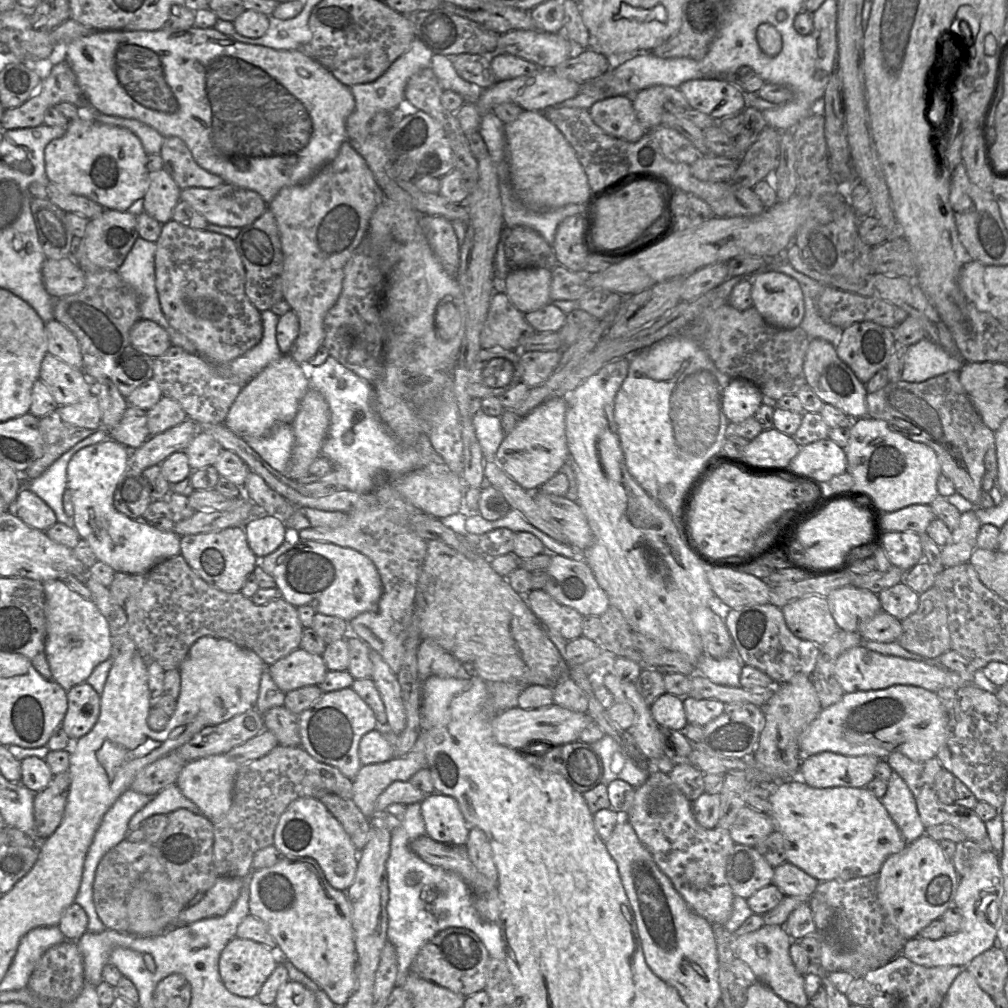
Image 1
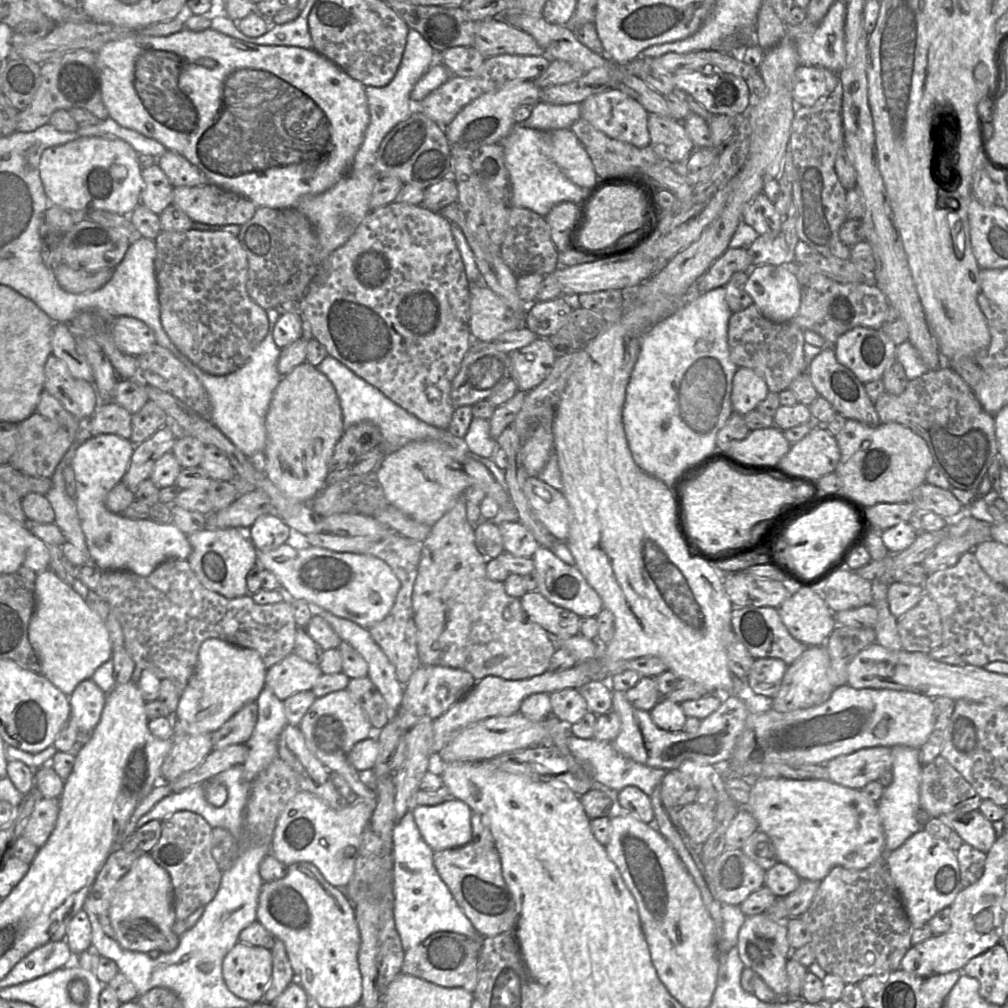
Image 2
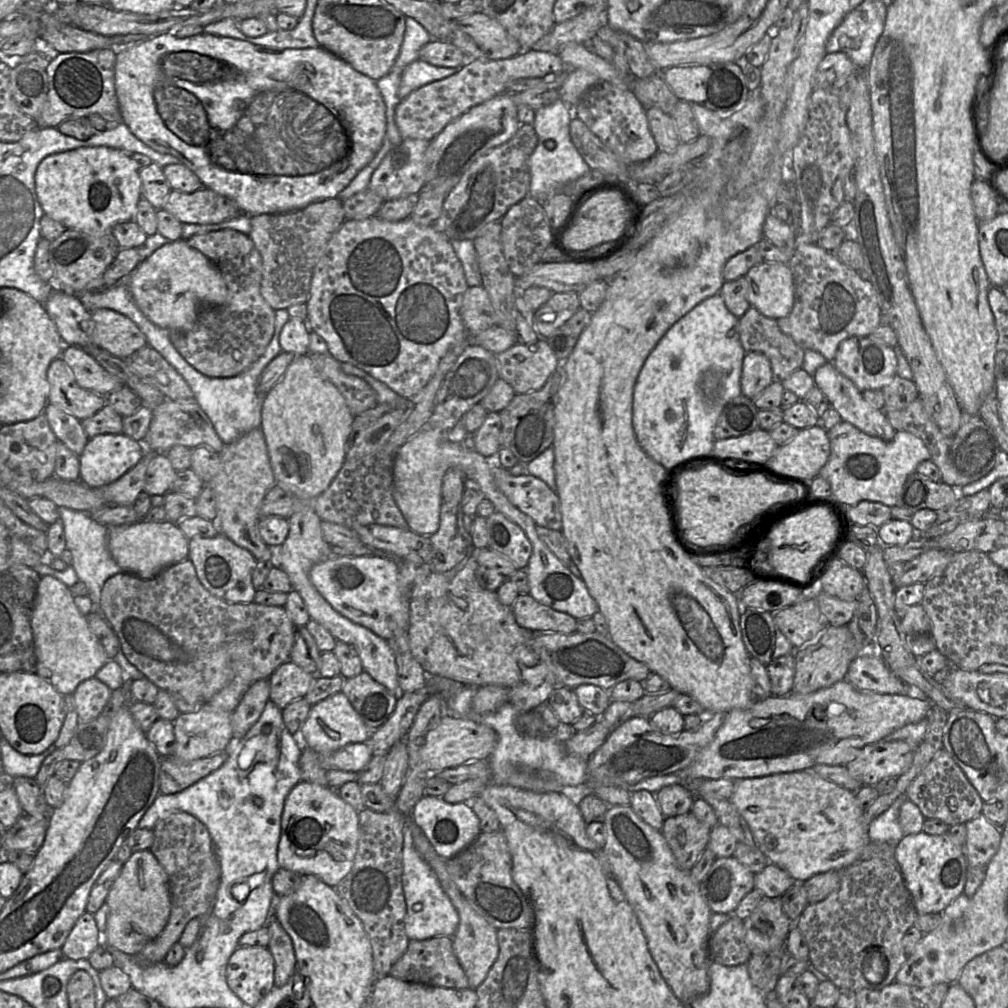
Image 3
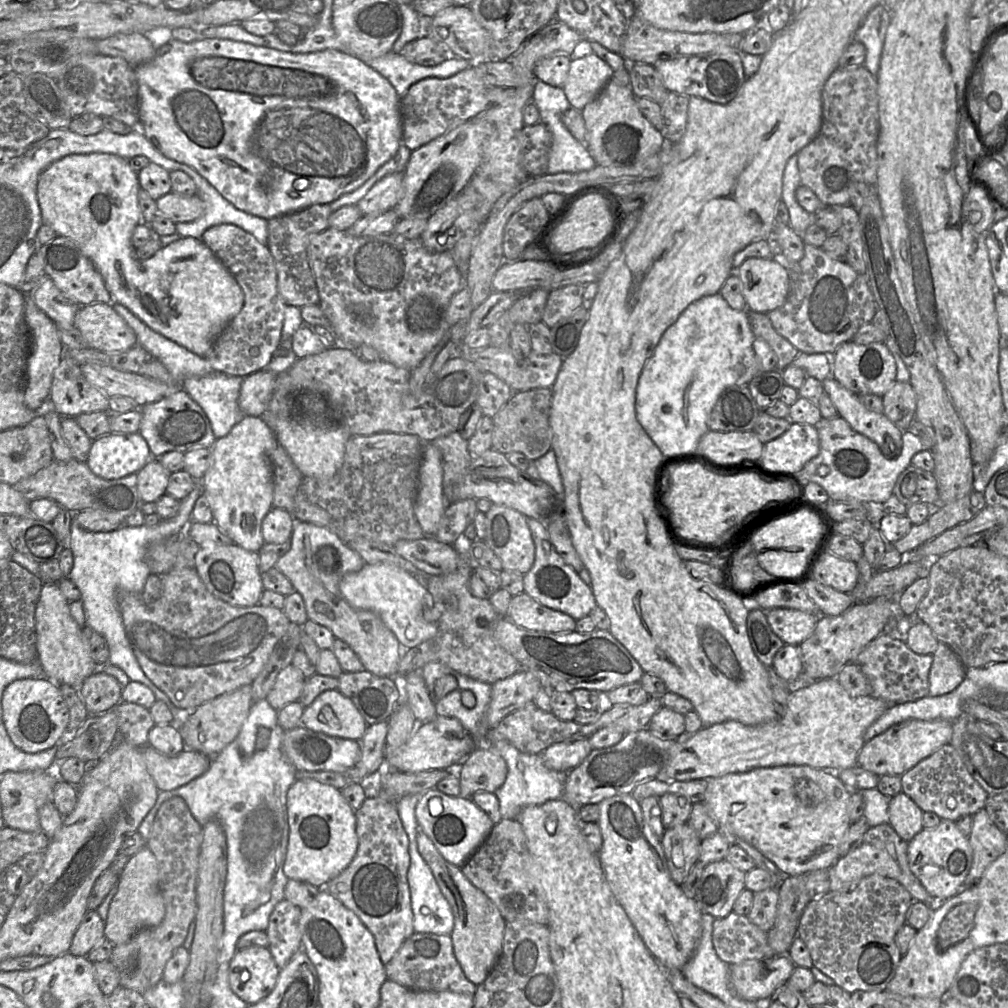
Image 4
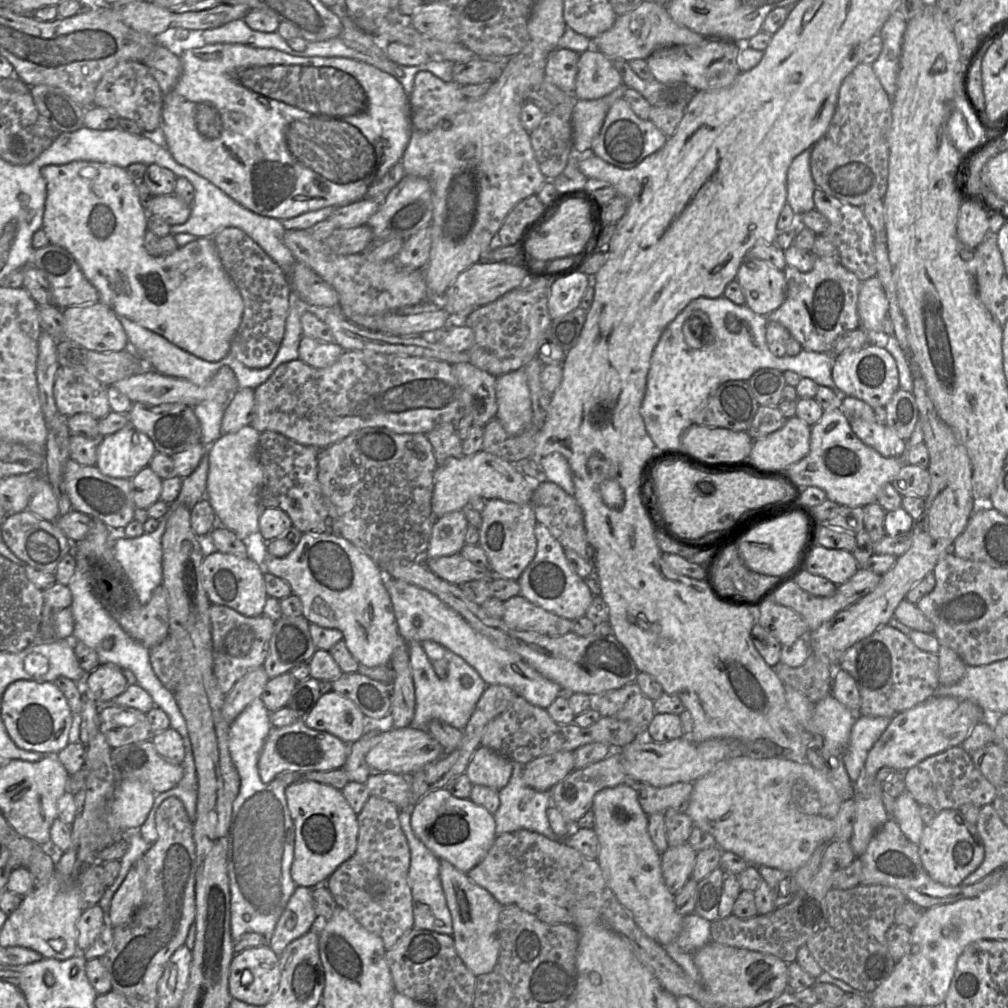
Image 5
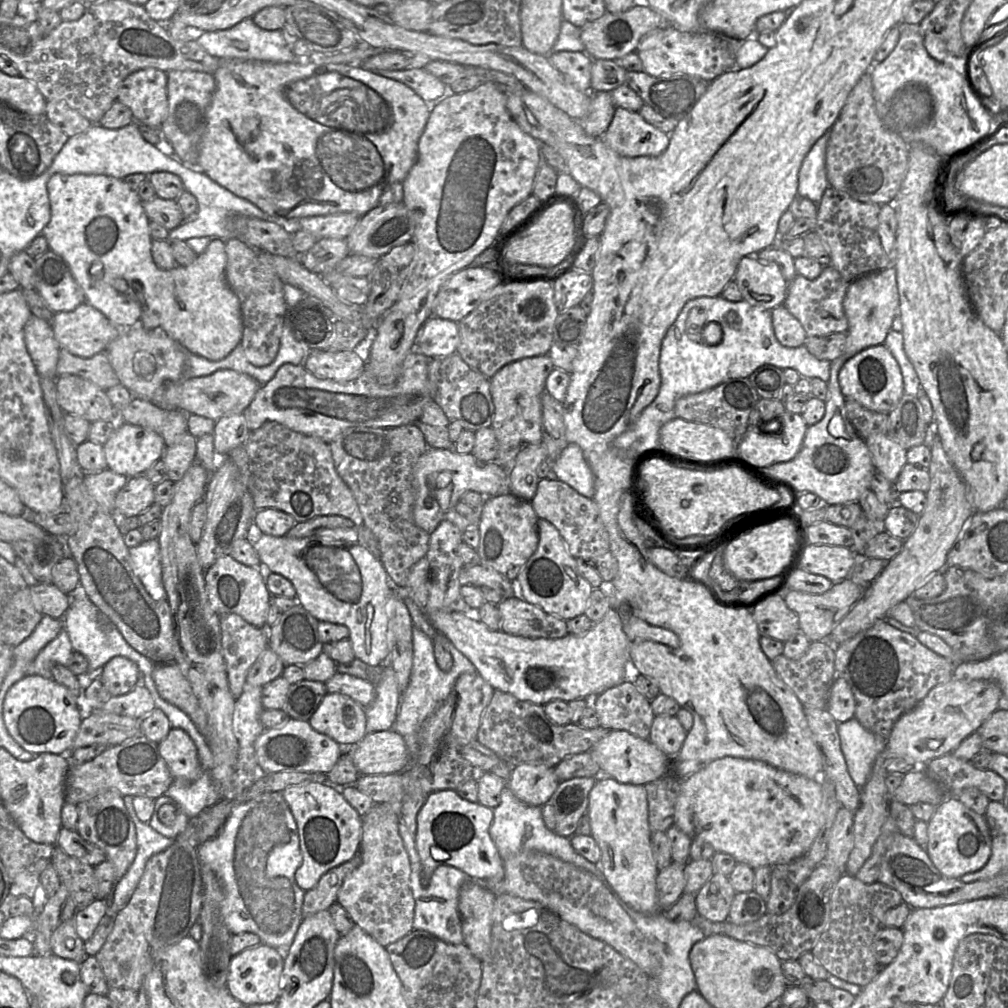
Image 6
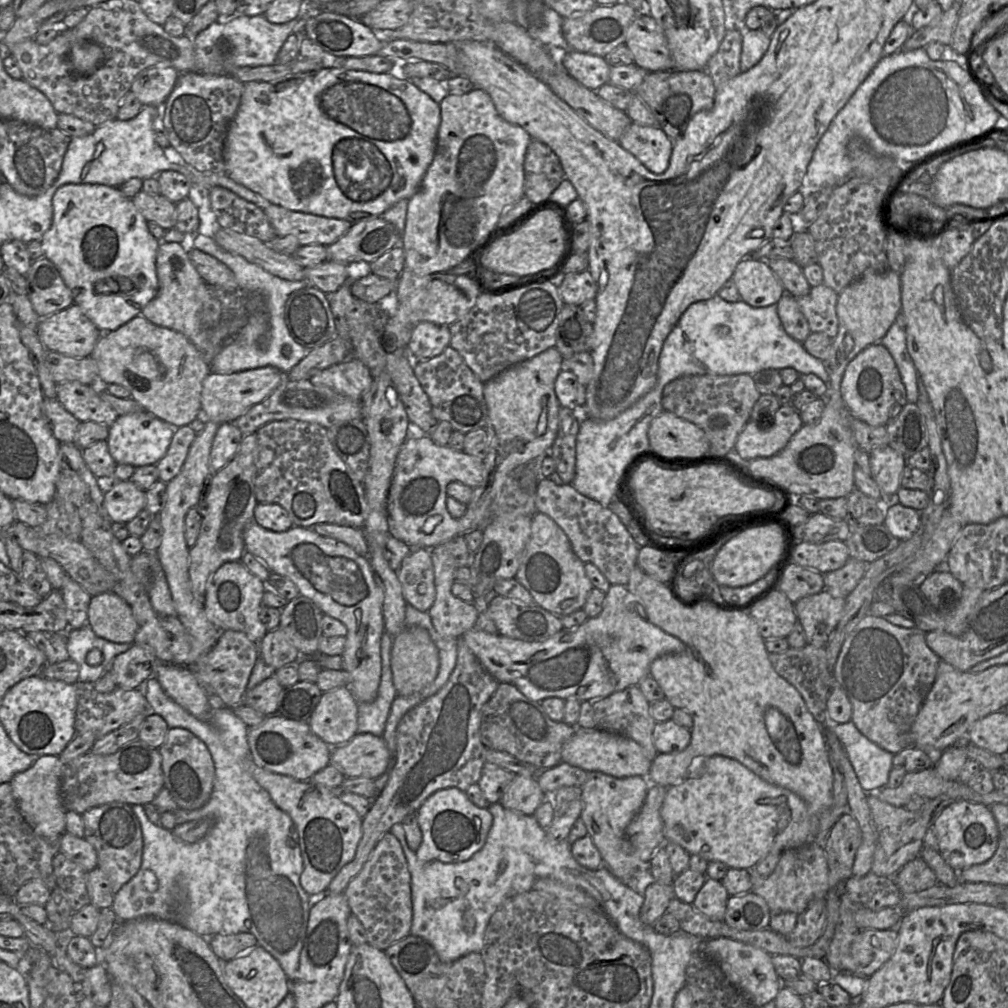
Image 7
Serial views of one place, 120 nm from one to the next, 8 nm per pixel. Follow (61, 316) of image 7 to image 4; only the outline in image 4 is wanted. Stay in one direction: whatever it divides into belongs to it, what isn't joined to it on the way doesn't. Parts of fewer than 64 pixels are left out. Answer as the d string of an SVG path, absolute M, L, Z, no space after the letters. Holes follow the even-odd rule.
M109 303L80 306L74 327L80 331L88 348L101 352L125 352L138 344L135 332Z

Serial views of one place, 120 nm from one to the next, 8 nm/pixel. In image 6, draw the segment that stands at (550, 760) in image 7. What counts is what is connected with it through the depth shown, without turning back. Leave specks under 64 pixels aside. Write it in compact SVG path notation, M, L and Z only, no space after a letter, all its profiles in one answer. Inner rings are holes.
M495 690L491 702L482 714L477 741L509 765L534 763L555 767L571 755L590 751L609 731L601 725L595 728L584 728L573 722L557 725L547 717L543 705Z

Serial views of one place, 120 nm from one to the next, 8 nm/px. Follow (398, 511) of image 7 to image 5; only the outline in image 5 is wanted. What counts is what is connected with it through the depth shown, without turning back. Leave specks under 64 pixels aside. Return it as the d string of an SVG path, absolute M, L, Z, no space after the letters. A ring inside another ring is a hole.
M479 451L461 458L450 457L443 465L438 465L434 473L434 490L431 510L436 518L462 510L472 498L500 499L506 502L528 503L531 500L536 480L525 475L517 464L486 451Z

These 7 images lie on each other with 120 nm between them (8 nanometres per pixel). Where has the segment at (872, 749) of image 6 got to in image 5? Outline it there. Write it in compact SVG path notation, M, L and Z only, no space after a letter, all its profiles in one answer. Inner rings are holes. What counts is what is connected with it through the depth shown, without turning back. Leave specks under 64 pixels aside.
M859 716L852 726L848 744L842 754L846 772L857 793L857 779L873 744L888 727L892 718Z

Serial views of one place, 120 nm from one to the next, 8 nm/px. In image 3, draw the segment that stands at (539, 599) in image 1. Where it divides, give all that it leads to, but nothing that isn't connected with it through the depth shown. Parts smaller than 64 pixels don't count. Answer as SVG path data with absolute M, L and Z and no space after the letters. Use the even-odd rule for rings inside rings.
M519 594L511 606L519 626L533 632L576 632L576 619L535 600L530 594Z

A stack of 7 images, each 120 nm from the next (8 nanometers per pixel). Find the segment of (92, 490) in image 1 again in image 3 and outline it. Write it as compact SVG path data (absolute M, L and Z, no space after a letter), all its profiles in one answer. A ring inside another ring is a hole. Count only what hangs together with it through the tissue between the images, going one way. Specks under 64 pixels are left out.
M122 433L90 438L79 456L79 480L92 489L109 485L132 469L146 451L142 442ZM140 520L129 525L108 527L108 549L123 571L148 580L156 577L165 568L188 559L189 539L171 521Z

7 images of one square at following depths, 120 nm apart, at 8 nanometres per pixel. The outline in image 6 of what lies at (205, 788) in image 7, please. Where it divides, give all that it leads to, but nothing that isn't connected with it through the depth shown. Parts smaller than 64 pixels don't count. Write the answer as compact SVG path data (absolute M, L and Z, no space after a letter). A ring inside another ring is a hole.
M171 728L158 750L174 781L194 782L203 773L196 745L183 729Z

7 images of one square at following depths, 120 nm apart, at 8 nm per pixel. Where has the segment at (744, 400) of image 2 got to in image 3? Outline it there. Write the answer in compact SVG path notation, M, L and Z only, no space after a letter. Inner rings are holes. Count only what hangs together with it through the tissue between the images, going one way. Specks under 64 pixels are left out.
M747 352L742 363L740 377L741 394L755 399L772 383L772 369L769 359L761 352Z

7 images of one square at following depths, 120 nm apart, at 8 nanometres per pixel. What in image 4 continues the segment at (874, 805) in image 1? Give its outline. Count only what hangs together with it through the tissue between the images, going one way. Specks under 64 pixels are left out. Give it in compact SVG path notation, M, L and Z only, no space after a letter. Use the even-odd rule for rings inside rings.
M784 765L754 768L710 778L704 803L731 845L743 840L772 861L783 876L797 876L828 869L839 859L839 845L851 822L847 807L852 789L846 787L836 773L808 765Z

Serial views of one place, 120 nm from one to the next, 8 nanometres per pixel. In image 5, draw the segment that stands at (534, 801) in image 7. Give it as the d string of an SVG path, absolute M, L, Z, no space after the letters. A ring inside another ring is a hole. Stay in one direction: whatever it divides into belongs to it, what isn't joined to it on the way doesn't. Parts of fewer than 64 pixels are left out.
M572 751L537 757L523 766L525 783L538 791L548 792L575 770Z

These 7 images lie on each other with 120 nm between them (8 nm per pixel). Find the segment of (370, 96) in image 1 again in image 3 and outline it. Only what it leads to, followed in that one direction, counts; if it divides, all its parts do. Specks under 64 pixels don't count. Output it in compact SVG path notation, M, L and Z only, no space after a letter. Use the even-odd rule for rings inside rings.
M405 17L406 29L404 33L404 39L400 48L400 52L395 60L392 69L387 75L376 81L377 87L381 93L386 106L386 133L382 145L375 154L374 158L353 178L353 180L342 190L338 199L342 202L368 188L371 176L376 168L381 163L384 156L393 148L400 145L403 141L400 135L399 129L395 122L395 111L399 102L406 98L414 90L437 80L449 77L455 74L459 68L439 67L427 63L419 59L419 52L421 48L432 41L430 34L427 30L415 19Z

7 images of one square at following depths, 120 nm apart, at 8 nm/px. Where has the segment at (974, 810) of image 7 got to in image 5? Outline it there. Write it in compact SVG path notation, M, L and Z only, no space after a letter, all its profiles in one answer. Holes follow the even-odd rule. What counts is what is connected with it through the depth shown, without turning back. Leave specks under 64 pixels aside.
M954 809L937 812L931 823L924 826L917 847L928 875L944 886L962 885L962 881L975 871L984 859L984 848L976 825L966 821L960 811Z

